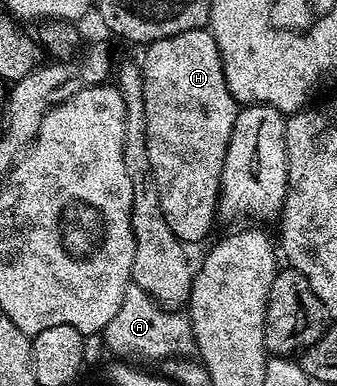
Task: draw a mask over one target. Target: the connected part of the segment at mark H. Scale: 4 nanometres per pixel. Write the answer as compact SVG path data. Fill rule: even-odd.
M195 29L179 32L179 36L167 36L163 40L155 40L148 43L144 47L145 59L140 59L141 75L143 76L143 108L145 109L145 143L147 144L147 152L149 153L149 173L153 180L153 185L157 187L157 195L159 196L159 204L163 208L163 216L167 220L167 224L171 228L171 232L175 232L175 236L183 244L189 242L201 242L209 234L209 229L213 226L213 221L218 221L217 212L217 195L221 192L221 177L223 176L223 160L227 156L227 144L233 135L235 128L235 120L237 119L237 111L239 103L231 96L231 92L227 88L227 80L223 72L223 64L221 63L221 53L215 44L212 33L208 29Z

